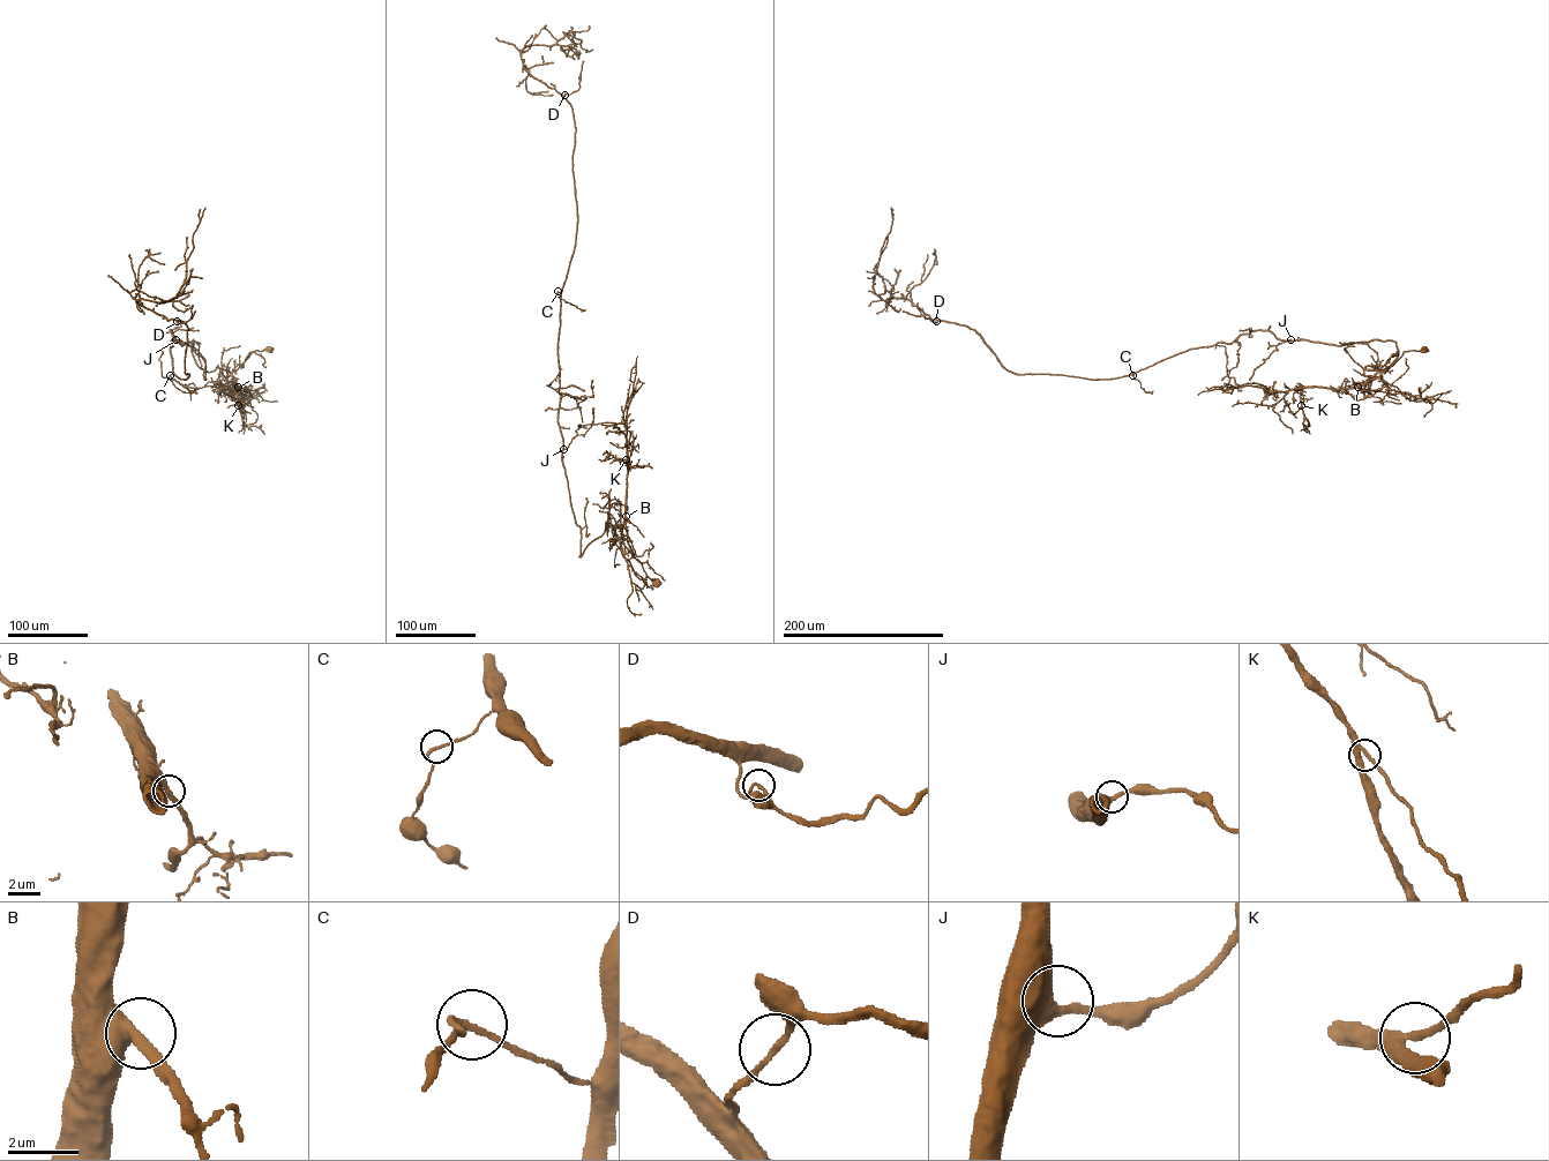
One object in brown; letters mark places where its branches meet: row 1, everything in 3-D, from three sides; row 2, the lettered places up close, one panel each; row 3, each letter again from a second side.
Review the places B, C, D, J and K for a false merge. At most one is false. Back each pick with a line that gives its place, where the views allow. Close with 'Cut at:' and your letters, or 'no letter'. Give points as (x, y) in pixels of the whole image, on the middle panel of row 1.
Cut at: no letter

